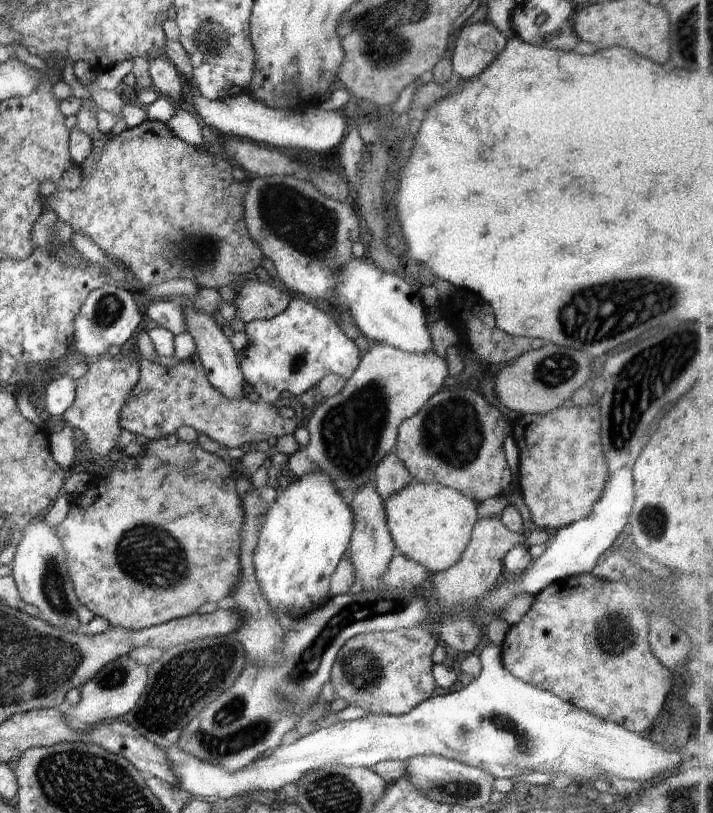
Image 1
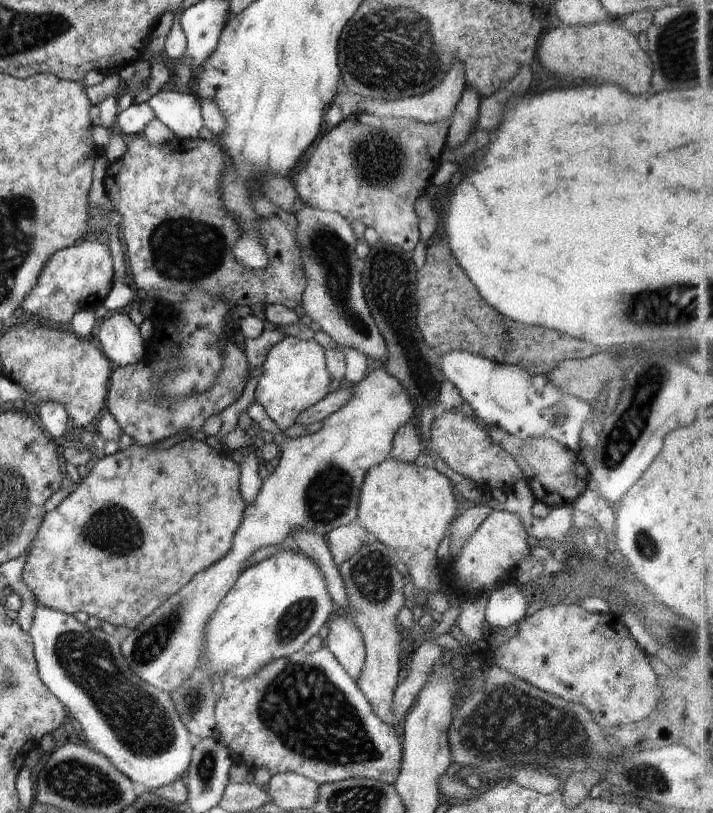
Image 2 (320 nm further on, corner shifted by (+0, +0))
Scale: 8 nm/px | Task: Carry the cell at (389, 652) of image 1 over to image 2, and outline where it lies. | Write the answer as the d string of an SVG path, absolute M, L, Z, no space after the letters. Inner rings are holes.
M331 615L332 622L328 626L326 648L338 660L338 663L352 680L358 680L365 662L365 643L360 630L352 624L349 616Z

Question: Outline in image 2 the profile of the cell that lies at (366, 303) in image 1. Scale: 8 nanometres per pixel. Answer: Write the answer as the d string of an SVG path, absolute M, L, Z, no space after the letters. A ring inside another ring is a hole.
M451 351L434 358L442 376L452 382L474 414L486 424L502 428L523 440L552 438L579 453L584 421L591 419L591 404L560 392L544 375L531 375L521 367L504 365L468 352Z

